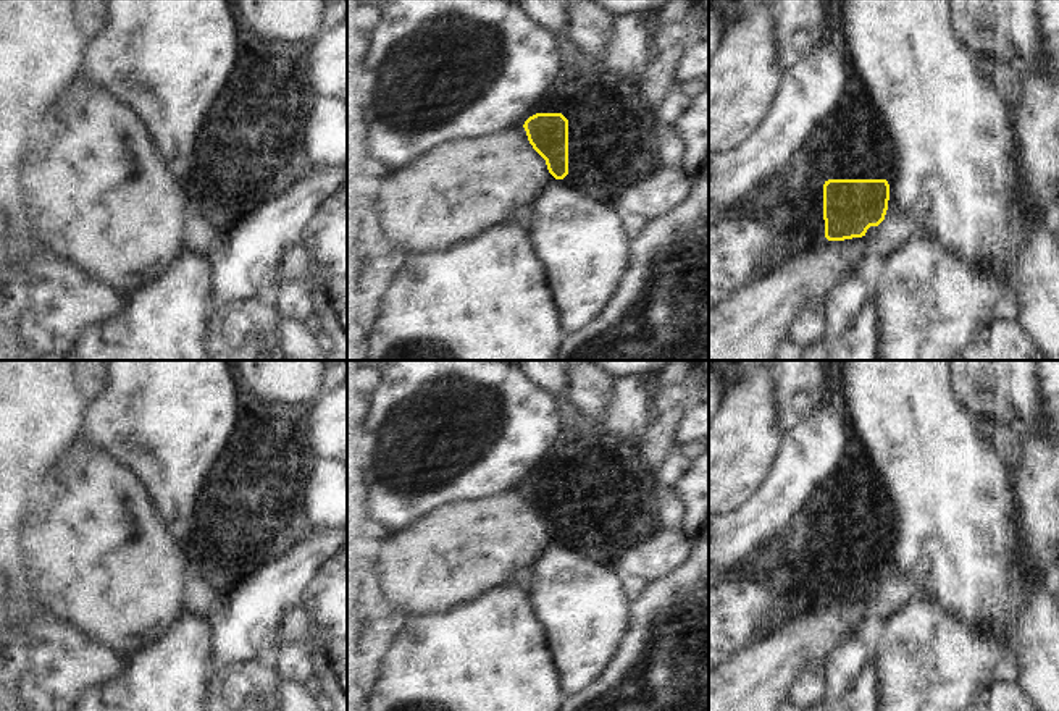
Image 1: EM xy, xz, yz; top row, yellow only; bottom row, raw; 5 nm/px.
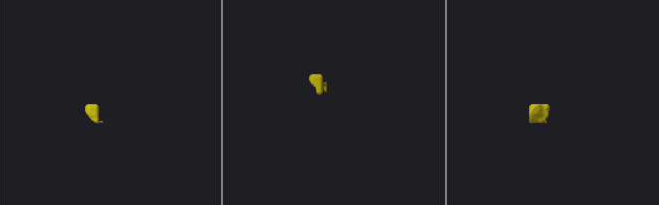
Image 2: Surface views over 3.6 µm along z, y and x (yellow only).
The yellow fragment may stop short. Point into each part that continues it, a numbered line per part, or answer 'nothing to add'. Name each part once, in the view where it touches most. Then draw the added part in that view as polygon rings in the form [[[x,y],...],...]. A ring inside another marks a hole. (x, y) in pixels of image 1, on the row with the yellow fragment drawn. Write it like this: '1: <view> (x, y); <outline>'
1: yz (753, 323); [[[878,226],[862,238],[828,241],[804,250],[762,280],[746,283],[717,307],[709,309],[709,360],[776,360],[781,346],[791,341],[796,322],[814,302],[827,302],[833,291],[852,276],[860,276],[865,250]]]

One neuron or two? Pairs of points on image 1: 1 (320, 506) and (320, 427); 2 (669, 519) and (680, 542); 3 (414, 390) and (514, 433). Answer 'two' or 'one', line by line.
1: two
2: two
3: one

